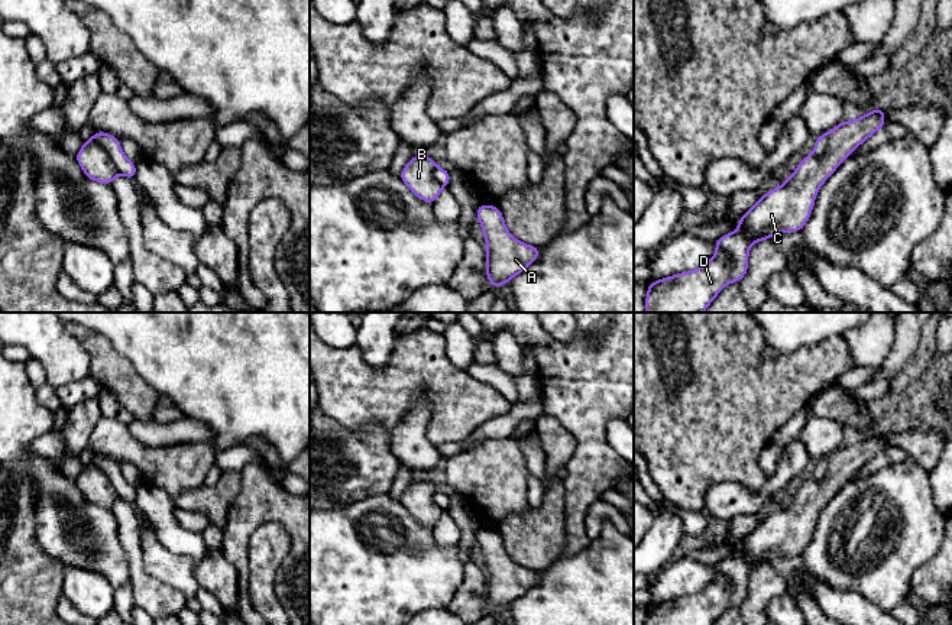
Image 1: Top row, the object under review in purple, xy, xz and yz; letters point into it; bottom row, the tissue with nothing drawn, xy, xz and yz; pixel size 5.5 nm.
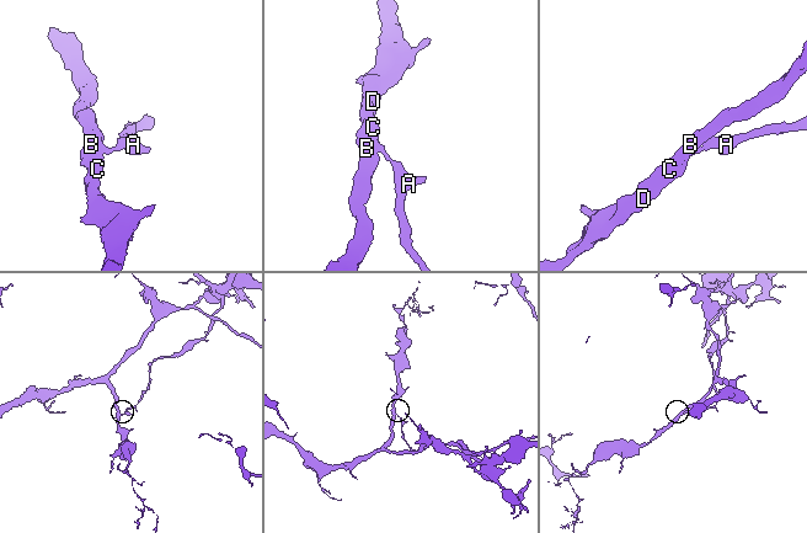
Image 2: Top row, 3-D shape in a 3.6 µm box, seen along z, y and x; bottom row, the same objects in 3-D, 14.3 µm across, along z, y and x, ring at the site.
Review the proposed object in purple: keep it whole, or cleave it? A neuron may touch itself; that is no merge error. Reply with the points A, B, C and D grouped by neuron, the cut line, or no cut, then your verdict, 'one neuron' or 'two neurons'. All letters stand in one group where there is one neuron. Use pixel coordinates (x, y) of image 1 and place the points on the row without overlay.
A / B C D; cut in xy along (93, 460), (119, 495); two neurons

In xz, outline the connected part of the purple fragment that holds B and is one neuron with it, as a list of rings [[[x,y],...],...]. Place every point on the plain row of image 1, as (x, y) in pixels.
[[[428,479],[412,480],[402,493],[401,505],[422,525],[434,528],[443,509],[434,502],[435,486]]]

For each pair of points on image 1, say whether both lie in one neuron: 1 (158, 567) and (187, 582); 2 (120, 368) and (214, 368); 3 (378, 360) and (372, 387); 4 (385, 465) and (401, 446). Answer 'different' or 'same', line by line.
1: same
2: different
3: different
4: different

